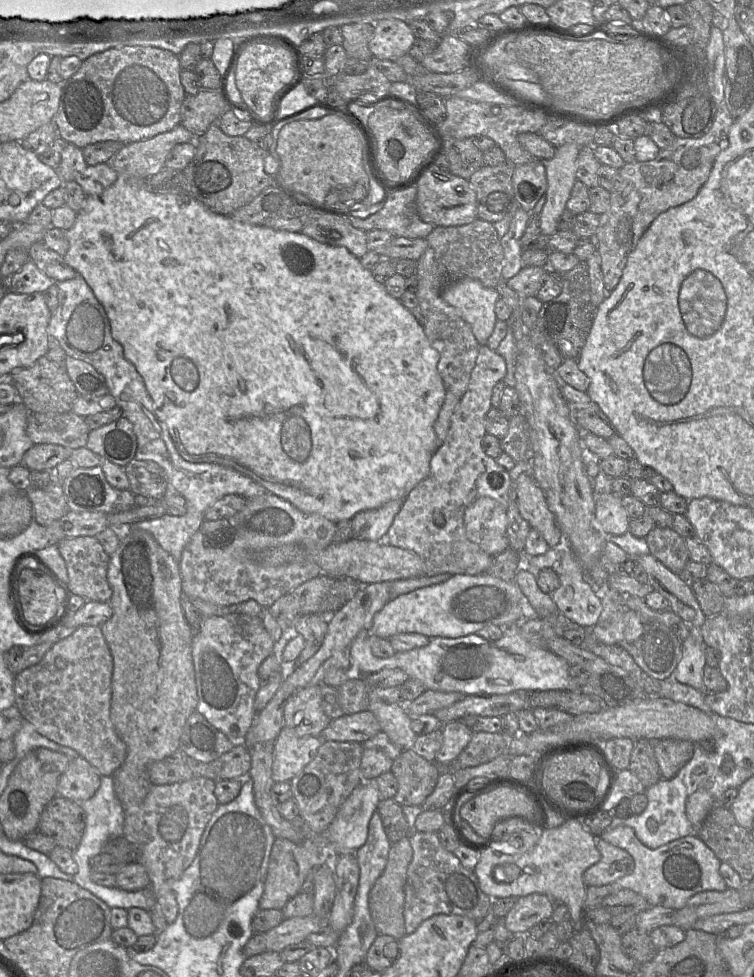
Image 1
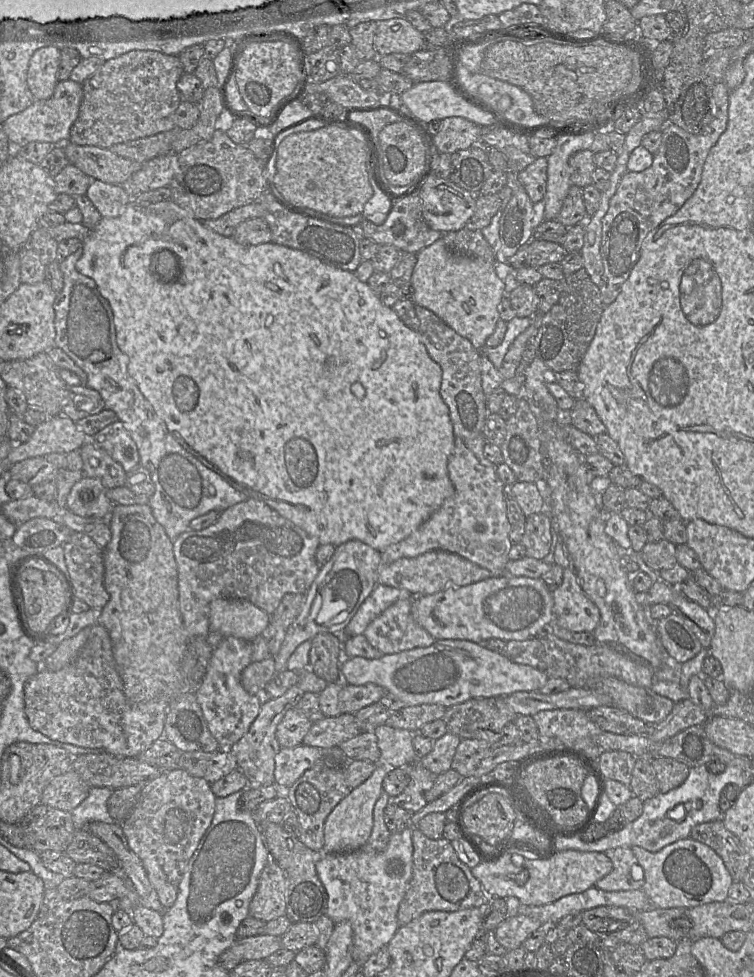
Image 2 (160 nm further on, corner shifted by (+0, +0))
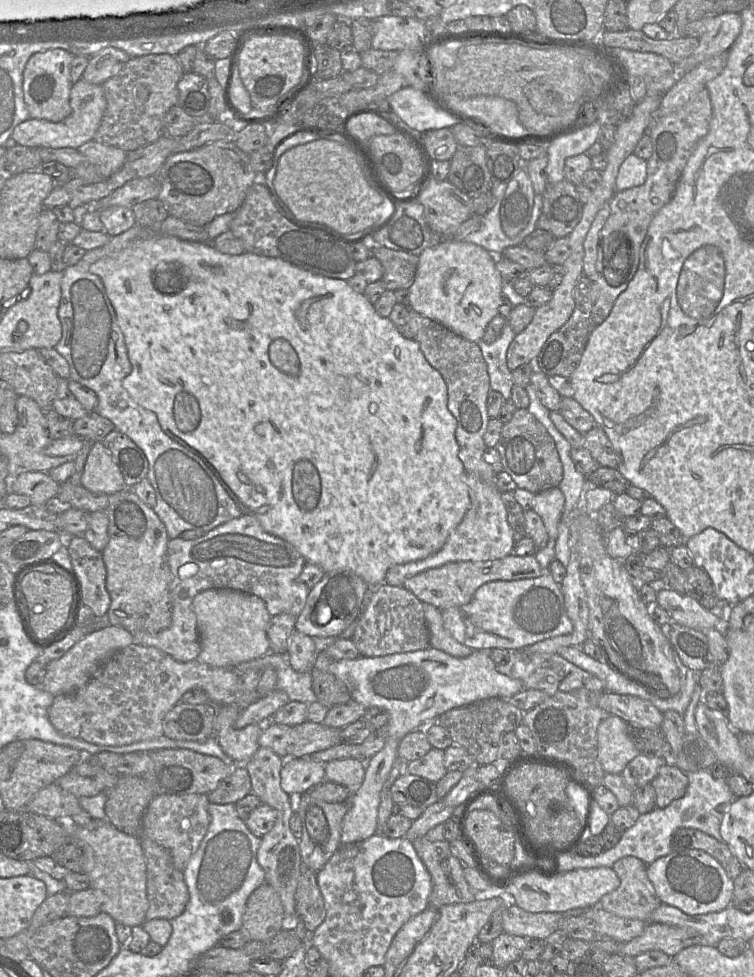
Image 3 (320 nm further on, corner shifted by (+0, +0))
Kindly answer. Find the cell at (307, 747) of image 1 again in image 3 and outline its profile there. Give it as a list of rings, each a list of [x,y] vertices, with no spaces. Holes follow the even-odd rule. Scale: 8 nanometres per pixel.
[[[309,757],[287,758],[281,769],[282,789],[293,797],[309,792],[326,780],[324,766]]]

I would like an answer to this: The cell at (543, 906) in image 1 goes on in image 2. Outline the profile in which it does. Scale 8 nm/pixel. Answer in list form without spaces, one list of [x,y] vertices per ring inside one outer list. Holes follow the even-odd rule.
[[[510,914],[495,930],[497,941],[507,950],[514,950],[523,945],[523,942],[542,923],[537,919],[523,914]]]

